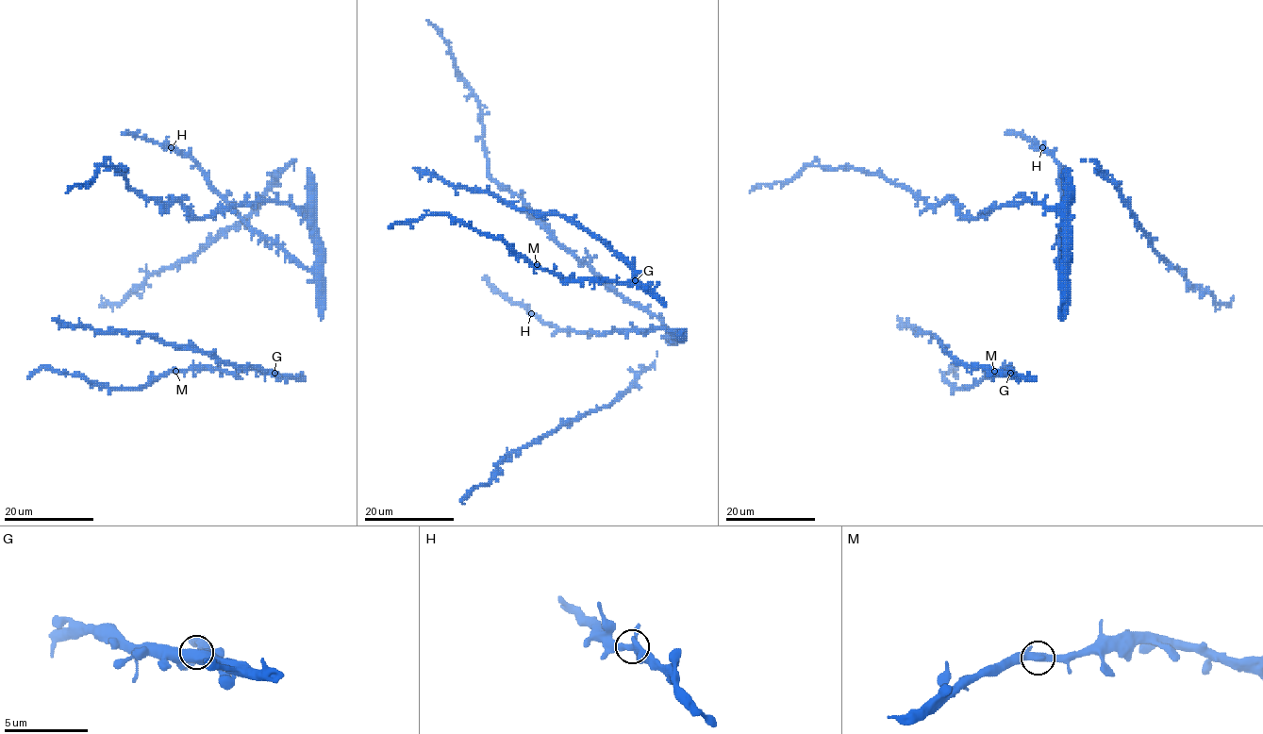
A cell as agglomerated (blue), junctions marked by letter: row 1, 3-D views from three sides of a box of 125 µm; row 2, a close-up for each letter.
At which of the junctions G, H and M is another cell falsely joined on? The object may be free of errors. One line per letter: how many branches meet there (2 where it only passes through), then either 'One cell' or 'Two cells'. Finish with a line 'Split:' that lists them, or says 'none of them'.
G: Branches: 3. One cell
H: Branches: 3. One cell
M: Branches: 3. One cell
Split: none of them

